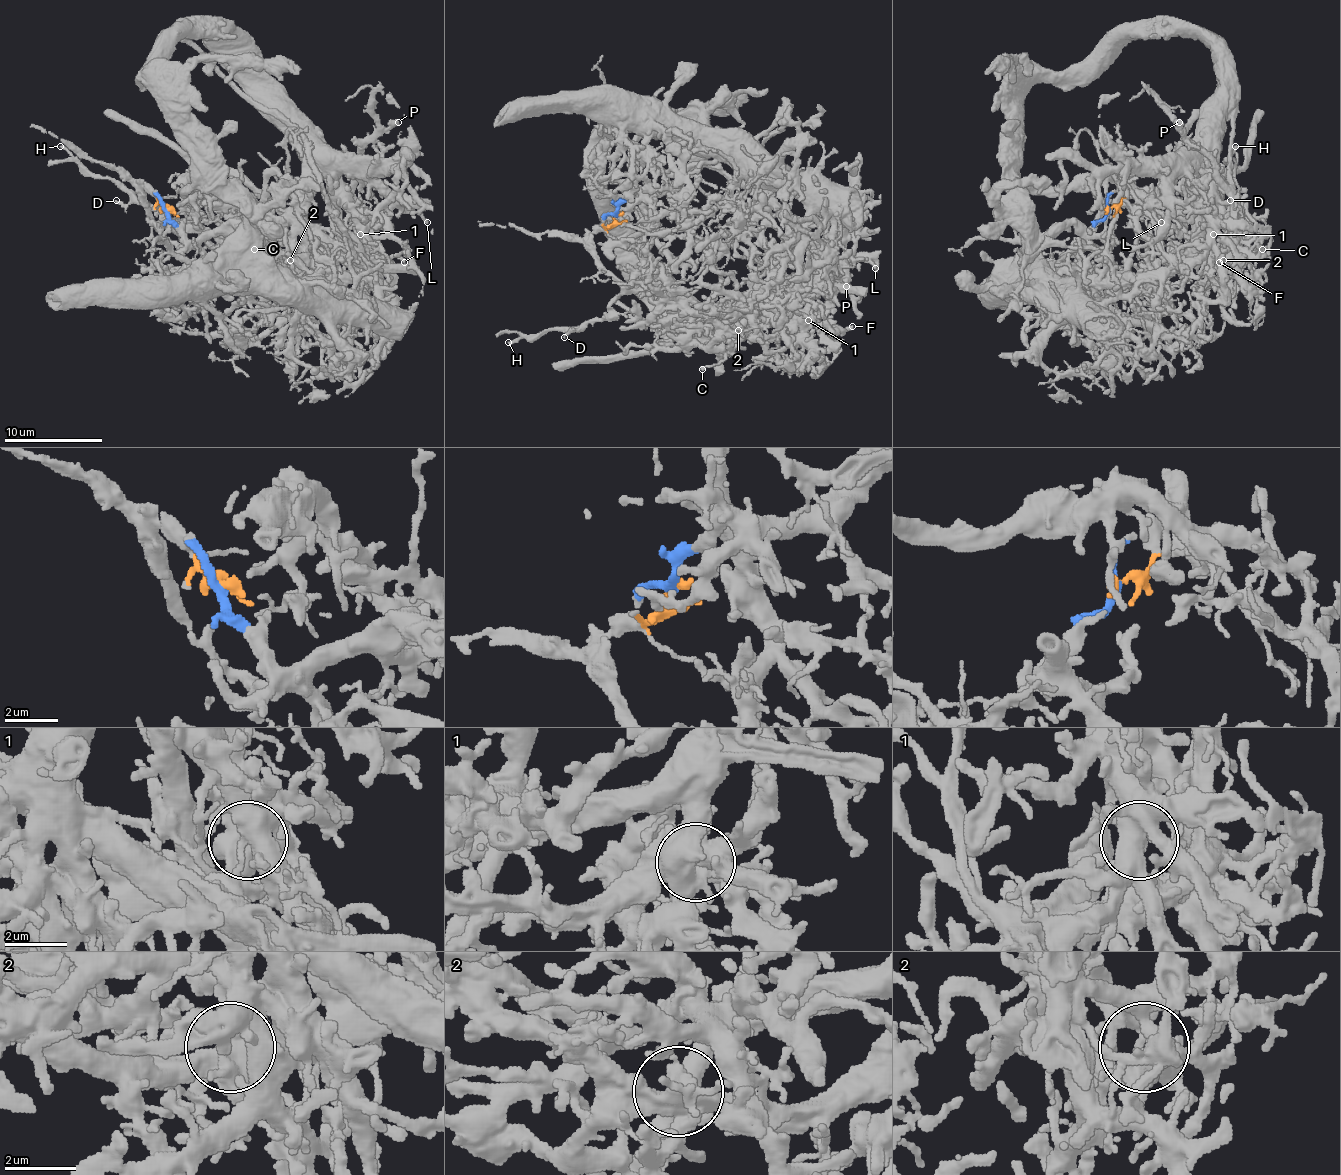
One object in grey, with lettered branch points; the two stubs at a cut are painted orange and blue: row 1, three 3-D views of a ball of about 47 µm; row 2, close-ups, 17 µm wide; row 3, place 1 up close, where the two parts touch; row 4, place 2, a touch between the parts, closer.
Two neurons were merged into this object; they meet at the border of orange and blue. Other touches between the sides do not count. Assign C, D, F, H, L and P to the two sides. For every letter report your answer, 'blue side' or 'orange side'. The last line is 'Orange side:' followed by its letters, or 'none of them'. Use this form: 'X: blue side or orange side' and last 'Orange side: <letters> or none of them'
C: orange side
D: orange side
F: blue side
H: orange side
L: blue side
P: orange side
Orange side: C, D, H, P

